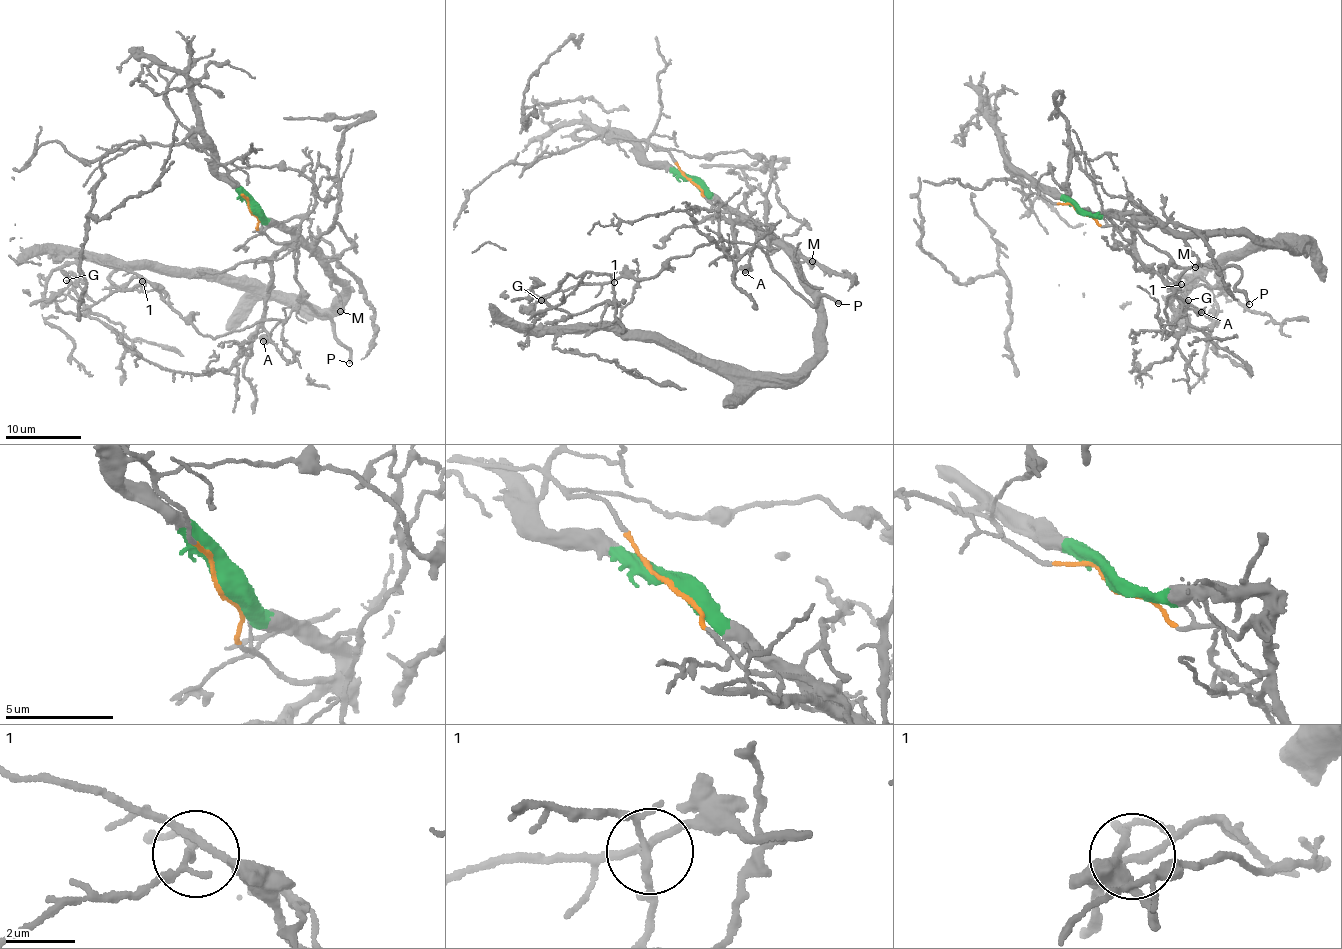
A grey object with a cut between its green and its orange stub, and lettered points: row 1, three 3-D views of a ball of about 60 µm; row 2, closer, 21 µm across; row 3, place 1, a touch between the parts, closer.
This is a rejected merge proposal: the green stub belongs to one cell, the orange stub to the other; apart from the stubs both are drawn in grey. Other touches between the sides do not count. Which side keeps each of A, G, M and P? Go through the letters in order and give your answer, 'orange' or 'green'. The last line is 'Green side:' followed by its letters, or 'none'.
A: orange
G: green
M: green
P: orange
Green side: G, M

